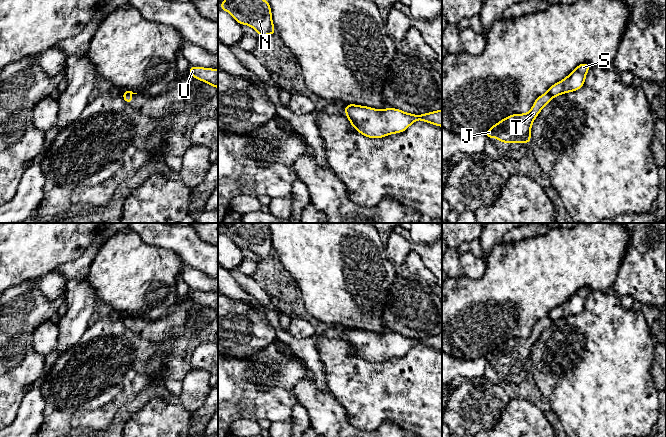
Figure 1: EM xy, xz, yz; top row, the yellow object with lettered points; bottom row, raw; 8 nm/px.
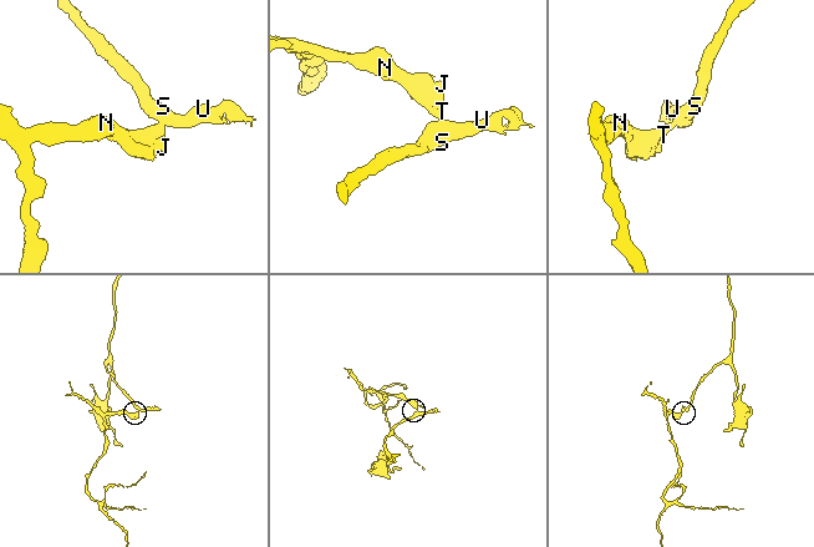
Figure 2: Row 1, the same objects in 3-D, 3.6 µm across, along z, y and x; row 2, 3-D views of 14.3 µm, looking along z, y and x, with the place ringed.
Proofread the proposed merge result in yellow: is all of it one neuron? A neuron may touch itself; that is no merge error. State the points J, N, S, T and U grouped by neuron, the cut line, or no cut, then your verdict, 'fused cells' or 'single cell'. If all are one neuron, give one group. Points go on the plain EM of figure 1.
groups J N T / S U; cut yz (547, 316), (551, 321); fused cells

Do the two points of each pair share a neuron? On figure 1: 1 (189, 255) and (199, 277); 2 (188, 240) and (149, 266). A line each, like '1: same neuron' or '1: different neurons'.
1: different neurons
2: different neurons

